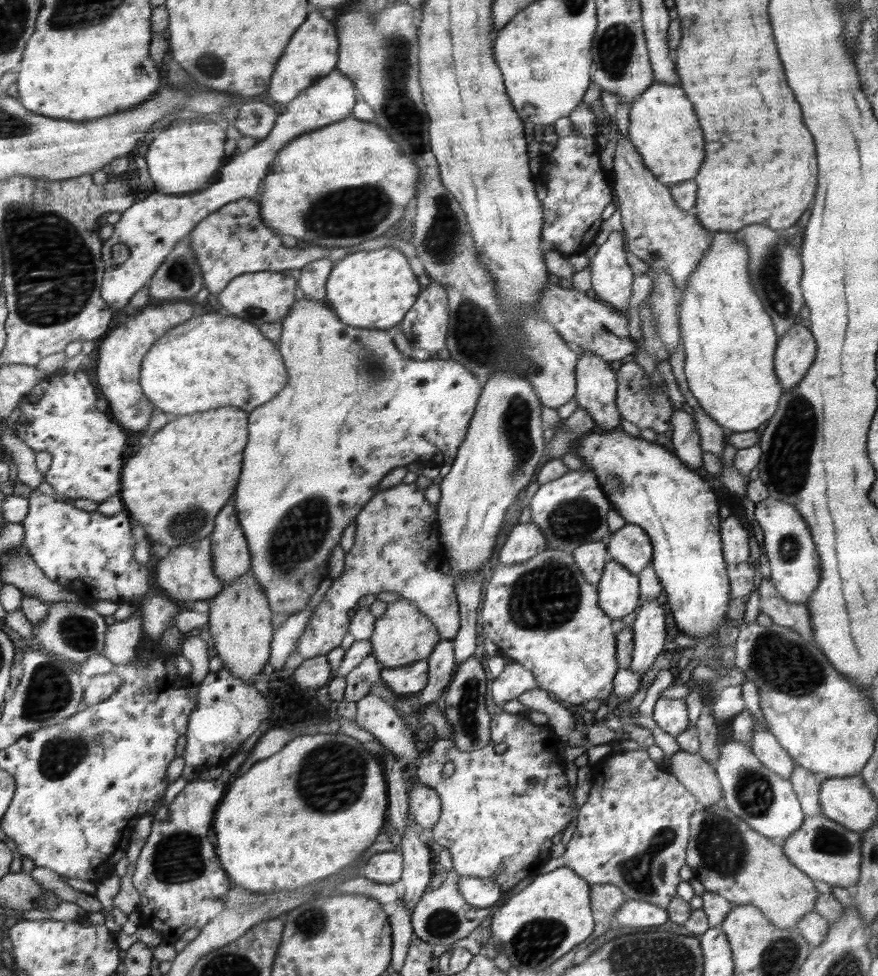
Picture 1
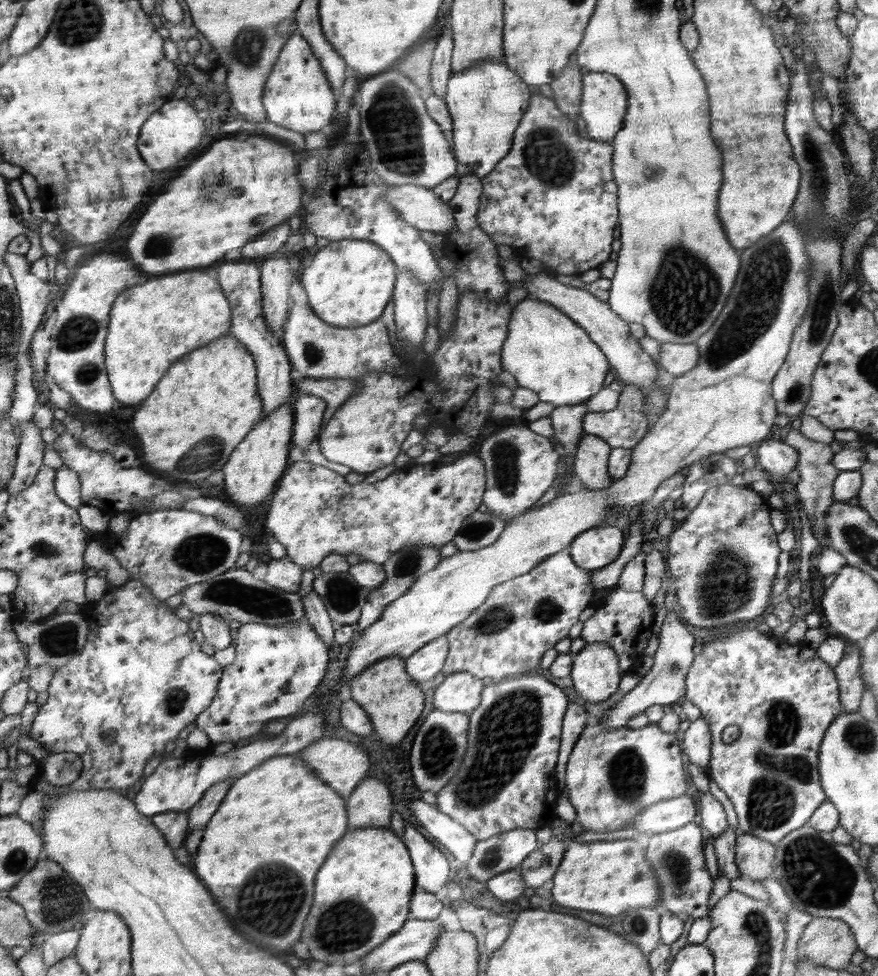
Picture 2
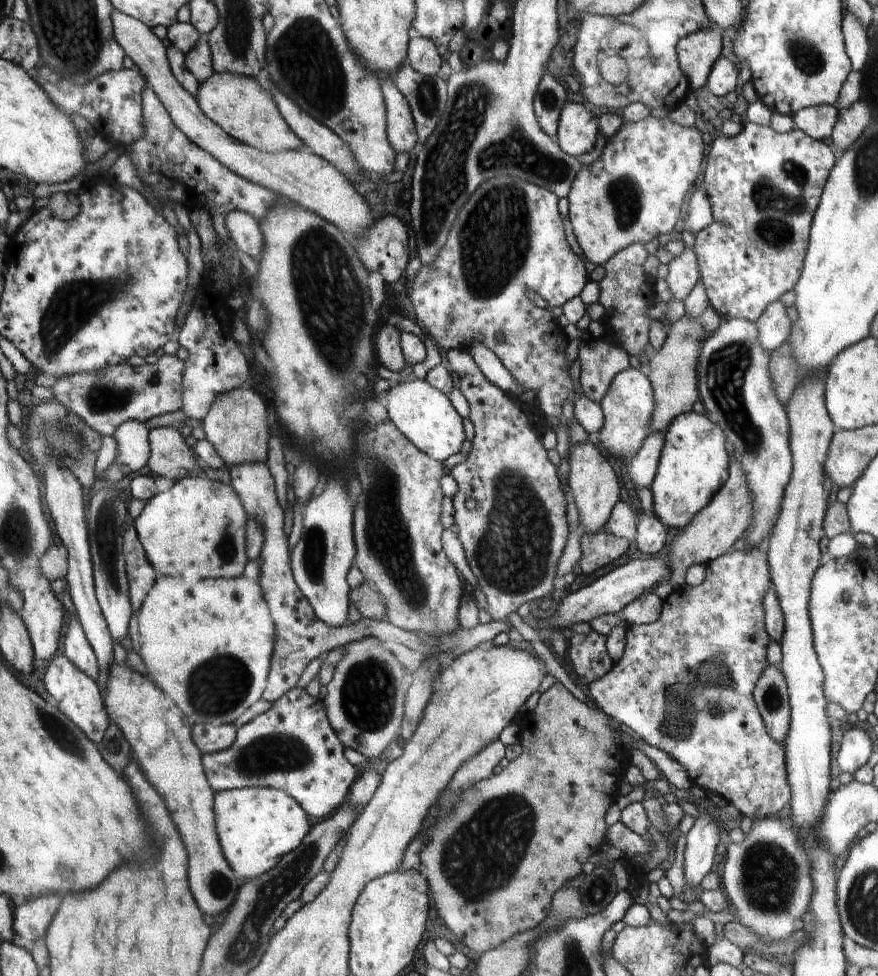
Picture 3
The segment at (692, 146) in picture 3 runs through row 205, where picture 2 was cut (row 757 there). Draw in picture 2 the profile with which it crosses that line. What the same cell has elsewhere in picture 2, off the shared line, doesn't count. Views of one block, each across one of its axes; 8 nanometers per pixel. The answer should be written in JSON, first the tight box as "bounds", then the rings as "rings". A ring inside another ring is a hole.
{"bounds":[563,723,688,832],"rings":[[[599,723],[586,726],[567,760],[563,786],[576,810],[575,828],[578,831],[616,832],[634,825],[638,814],[660,801],[682,796],[688,788],[686,772],[682,770],[682,752],[676,733],[664,732],[657,723],[641,729],[610,728]]]}

